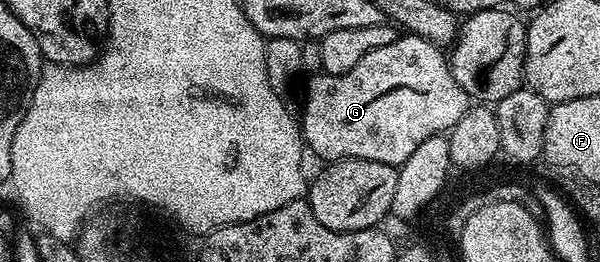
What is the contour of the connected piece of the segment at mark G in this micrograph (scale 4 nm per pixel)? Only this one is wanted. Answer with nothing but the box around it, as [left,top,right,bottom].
[299,32,471,168]

